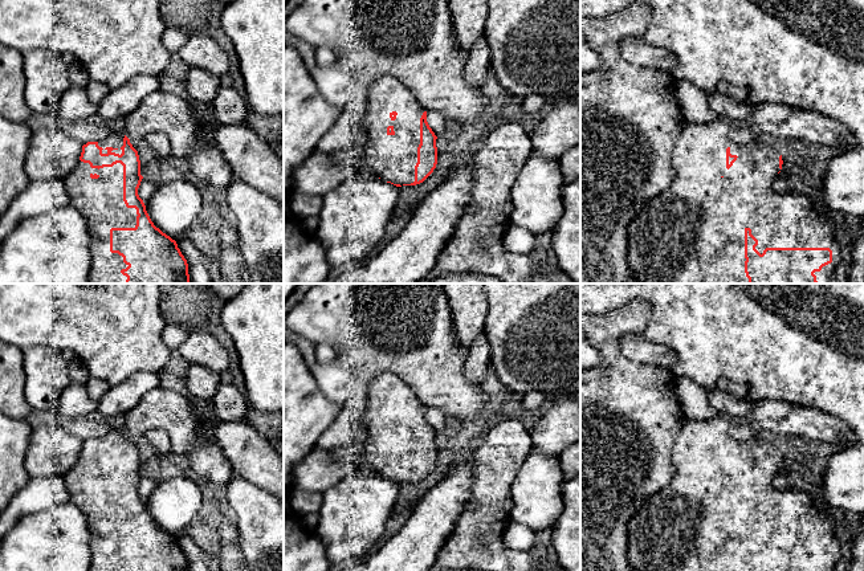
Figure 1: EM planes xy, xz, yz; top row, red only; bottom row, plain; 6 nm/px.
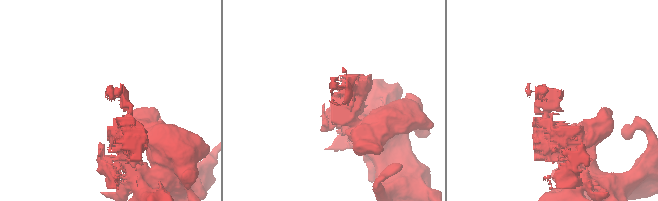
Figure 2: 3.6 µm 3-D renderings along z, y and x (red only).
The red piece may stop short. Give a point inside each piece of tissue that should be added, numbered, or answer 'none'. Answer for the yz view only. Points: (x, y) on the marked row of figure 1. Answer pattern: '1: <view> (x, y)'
1: yz (693, 232)

